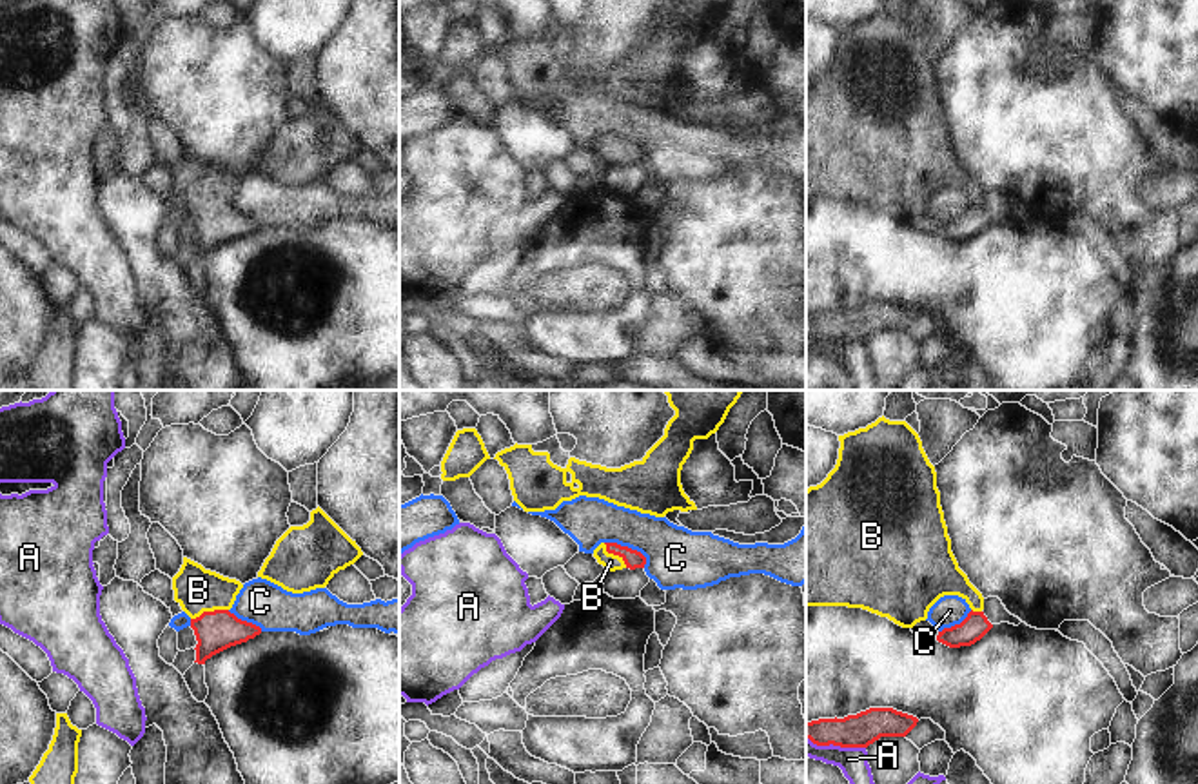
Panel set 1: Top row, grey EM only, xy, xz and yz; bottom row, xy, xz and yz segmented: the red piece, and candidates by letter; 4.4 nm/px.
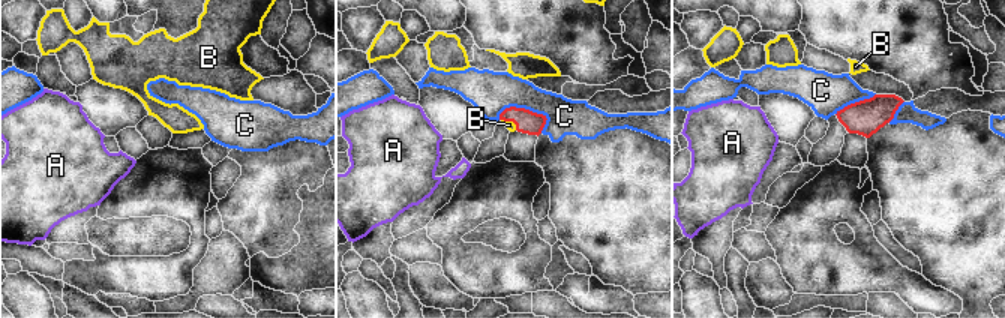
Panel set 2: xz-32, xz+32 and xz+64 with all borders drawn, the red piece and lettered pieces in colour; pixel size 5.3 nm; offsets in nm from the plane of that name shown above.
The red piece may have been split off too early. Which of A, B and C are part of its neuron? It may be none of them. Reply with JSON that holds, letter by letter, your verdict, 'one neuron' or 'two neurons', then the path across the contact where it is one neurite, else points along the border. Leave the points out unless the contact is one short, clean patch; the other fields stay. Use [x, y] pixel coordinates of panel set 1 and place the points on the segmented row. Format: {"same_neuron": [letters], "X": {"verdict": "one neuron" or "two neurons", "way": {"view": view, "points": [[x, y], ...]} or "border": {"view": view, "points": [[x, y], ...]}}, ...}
{"same_neuron": ["B"], "A": {"verdict": "two neurons", "border": {"view": "yz", "points": [[806, 737], [817, 744], [864, 748]]}}, "B": {"verdict": "one neuron", "way": {"view": "xy", "points": [[216, 630], [209, 612], [207, 599], [198, 590]]}}, "C": {"verdict": "two neurons", "border": {"view": "xz", "points": [[605, 541], [636, 548], [645, 558], [645, 567]]}}}

